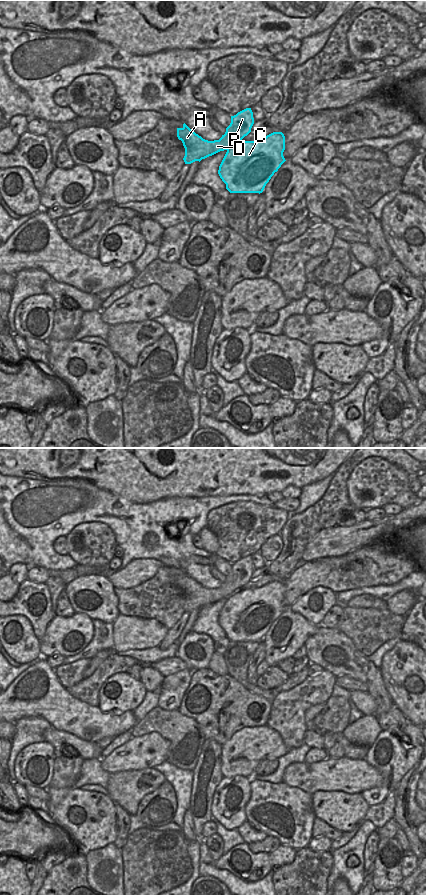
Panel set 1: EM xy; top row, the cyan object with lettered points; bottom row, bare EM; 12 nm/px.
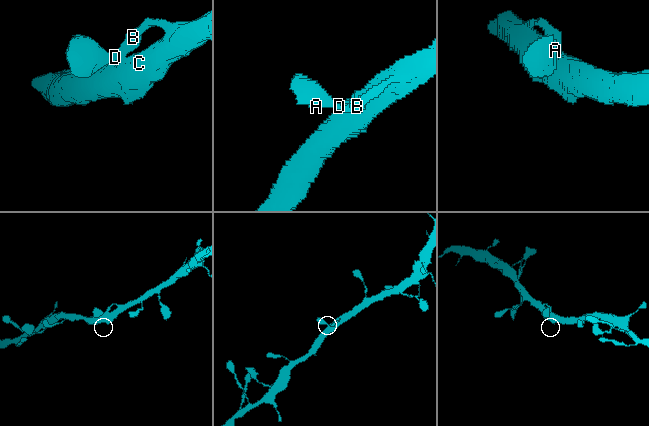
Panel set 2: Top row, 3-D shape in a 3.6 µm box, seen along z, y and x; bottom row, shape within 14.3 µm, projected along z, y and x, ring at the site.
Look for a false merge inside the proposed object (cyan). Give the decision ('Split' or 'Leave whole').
Leave whole.

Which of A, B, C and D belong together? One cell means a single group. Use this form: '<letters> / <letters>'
A B C D

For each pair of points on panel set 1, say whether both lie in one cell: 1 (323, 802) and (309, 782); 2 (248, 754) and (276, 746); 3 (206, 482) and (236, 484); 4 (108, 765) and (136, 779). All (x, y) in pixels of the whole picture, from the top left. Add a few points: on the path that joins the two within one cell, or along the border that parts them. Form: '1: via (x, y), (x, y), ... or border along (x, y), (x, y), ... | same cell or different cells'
1: border along (340, 791), (315, 791), (311, 795) | different cells
2: via (255, 747), (269, 746) | same cell
3: via (213, 482), (229, 483) | same cell
4: border along (144, 768), (117, 771), (110, 774) | different cells

